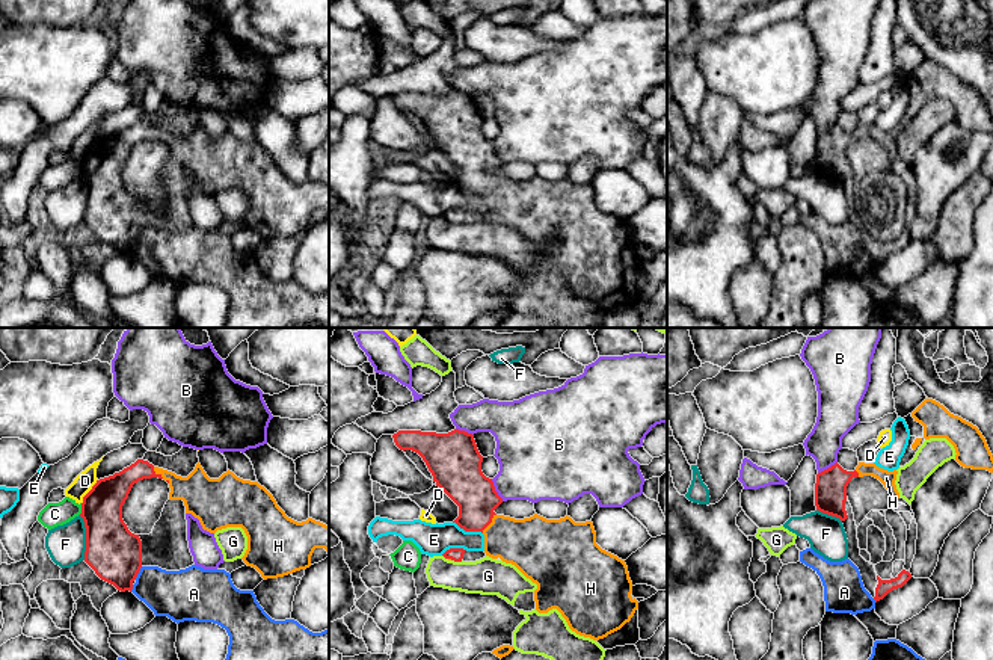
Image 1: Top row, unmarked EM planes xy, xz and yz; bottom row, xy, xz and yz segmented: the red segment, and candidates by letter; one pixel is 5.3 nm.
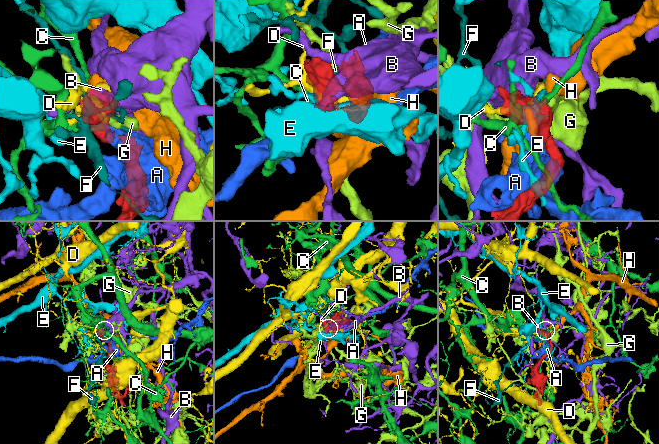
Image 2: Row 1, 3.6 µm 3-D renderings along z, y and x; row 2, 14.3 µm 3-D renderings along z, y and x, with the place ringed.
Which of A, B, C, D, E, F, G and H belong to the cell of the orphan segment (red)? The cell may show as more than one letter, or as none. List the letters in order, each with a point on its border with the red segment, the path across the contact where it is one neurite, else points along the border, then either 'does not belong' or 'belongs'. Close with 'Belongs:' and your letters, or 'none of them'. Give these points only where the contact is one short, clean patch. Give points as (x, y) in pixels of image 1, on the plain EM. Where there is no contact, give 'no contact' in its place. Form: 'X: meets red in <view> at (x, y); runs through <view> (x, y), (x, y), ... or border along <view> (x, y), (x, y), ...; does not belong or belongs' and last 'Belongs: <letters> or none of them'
A: meets red in xy at (138, 234); does not belong
B: meets red in xz at (494, 151); does not belong
C: meets red in xy at (82, 171); does not belong
D: meets red in xy at (89, 153); does not belong
E: meets red in xz at (468, 192); does not belong
F: meets red in xy at (86, 200); does not belong
G: meets red in xz at (458, 222); border along xz (451, 221), (462, 222); does not belong
H: meets red in xz at (491, 183); belongs
Belongs: H

